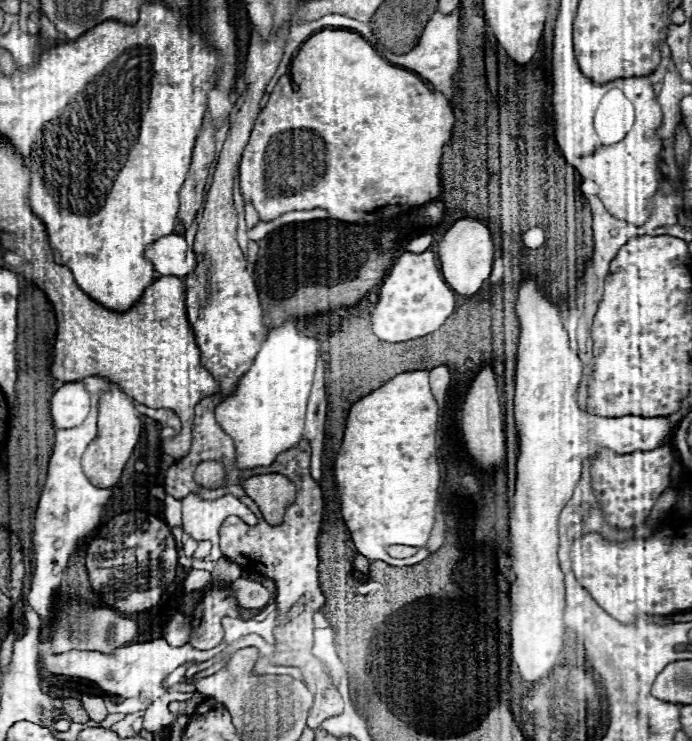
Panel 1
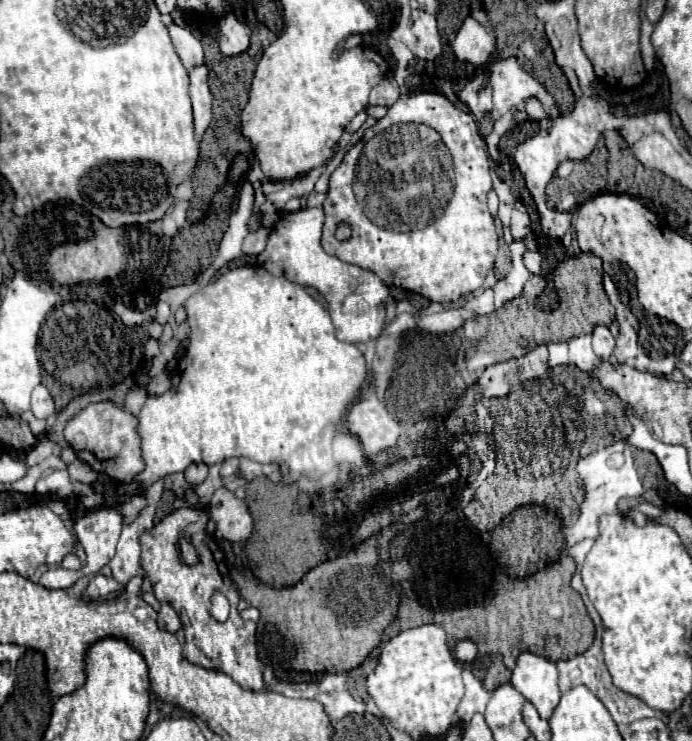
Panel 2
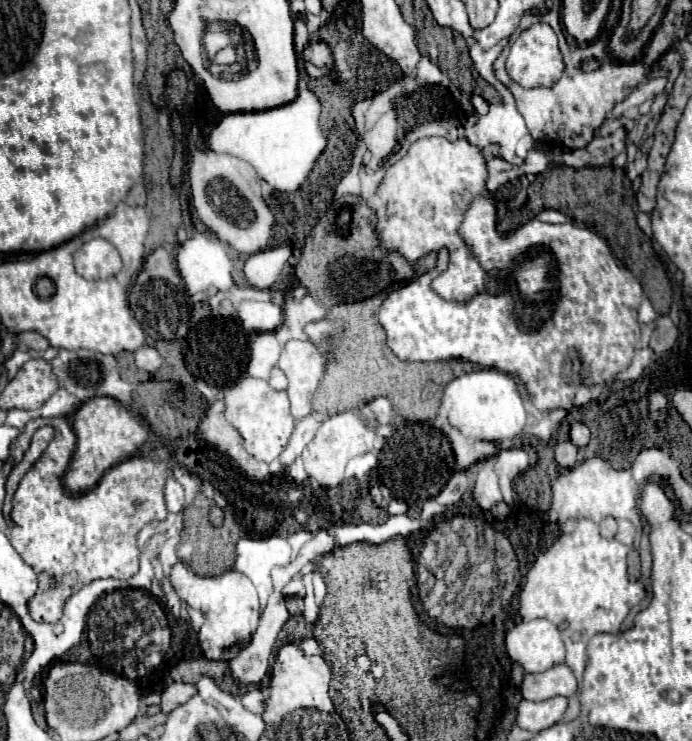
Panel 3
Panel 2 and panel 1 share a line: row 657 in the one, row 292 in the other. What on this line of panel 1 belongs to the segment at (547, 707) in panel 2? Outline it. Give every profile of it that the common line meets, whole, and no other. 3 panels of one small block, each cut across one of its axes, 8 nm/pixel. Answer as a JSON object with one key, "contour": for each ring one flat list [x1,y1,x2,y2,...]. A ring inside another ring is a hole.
{"contour":[[524,280,518,292,516,314,520,318,520,344,518,344,518,368,516,368,516,398,514,416,516,428,522,440,518,456,518,478,514,494,514,510,510,514,510,540,512,540,512,568,516,580,510,584,510,650,514,650,514,662,526,682,538,682,548,676,560,662,564,644,564,576,558,566,558,516,566,502,572,498,574,486,580,478,582,462,598,452,598,448,610,448,618,454,630,454,636,450,654,450,662,442,670,440,674,426,666,418,596,418,582,412,576,404,576,390,582,378,582,362,570,350,570,340,562,324,558,308,546,298,534,280]]}

